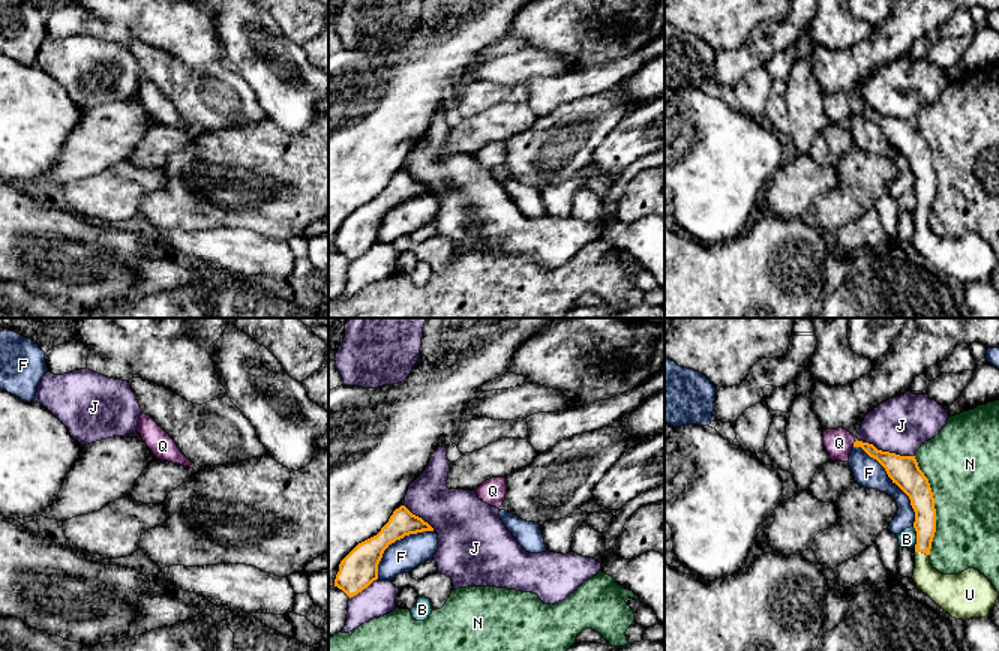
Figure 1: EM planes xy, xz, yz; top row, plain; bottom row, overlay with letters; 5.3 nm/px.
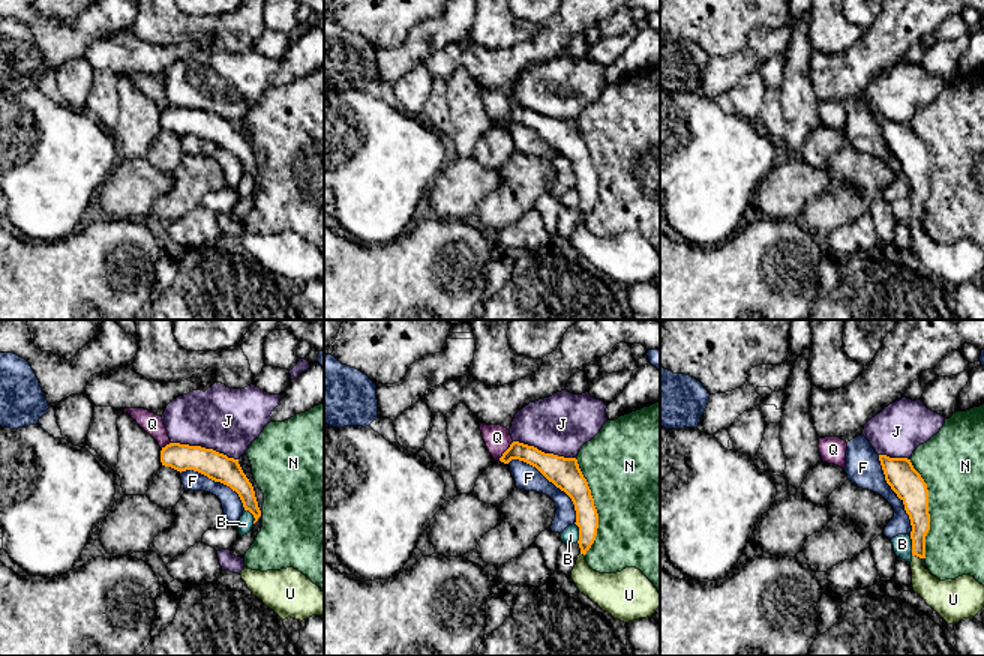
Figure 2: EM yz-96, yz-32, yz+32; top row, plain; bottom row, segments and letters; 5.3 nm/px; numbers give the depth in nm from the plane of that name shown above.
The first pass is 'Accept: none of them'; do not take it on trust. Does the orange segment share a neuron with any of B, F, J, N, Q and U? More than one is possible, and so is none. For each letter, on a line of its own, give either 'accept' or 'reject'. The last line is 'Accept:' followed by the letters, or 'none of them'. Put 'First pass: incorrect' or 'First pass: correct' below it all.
B: reject
F: reject
J: reject
N: reject
Q: reject
U: accept
Accept: U
First pass: incorrect

